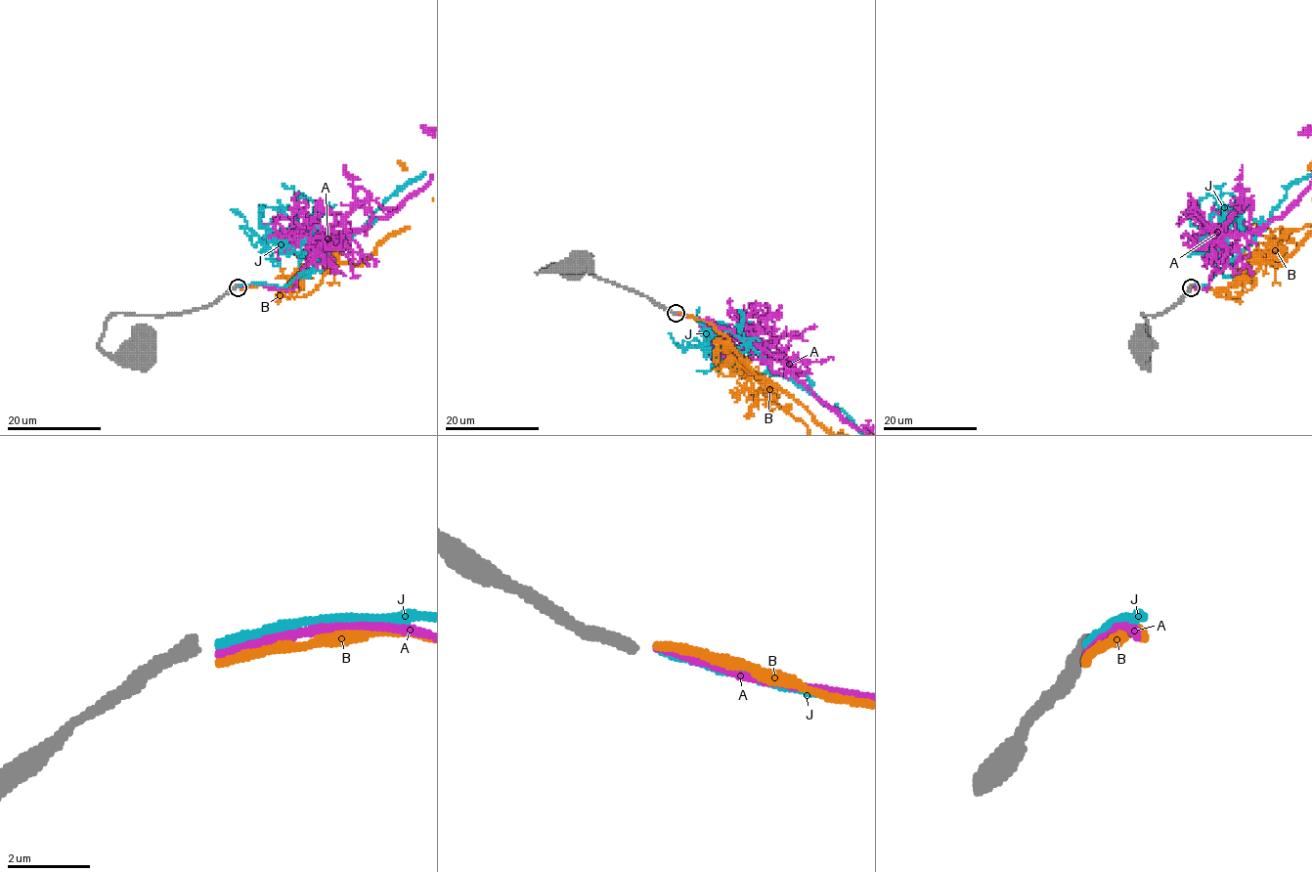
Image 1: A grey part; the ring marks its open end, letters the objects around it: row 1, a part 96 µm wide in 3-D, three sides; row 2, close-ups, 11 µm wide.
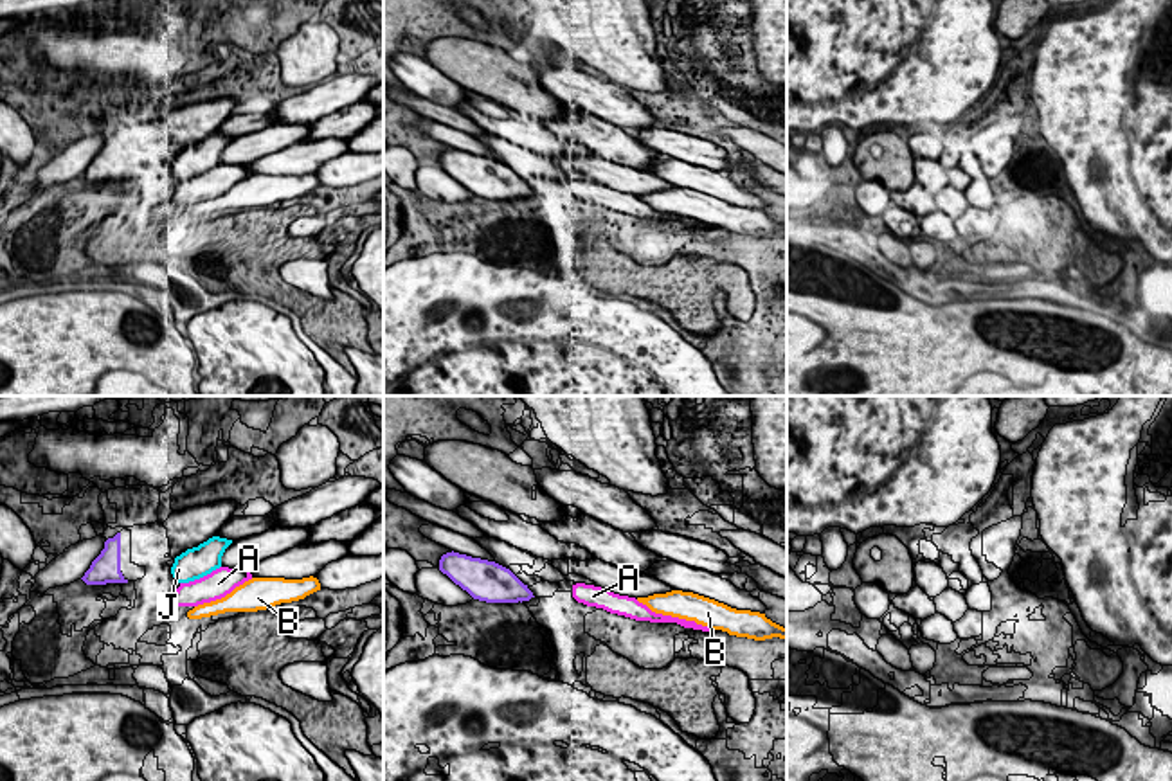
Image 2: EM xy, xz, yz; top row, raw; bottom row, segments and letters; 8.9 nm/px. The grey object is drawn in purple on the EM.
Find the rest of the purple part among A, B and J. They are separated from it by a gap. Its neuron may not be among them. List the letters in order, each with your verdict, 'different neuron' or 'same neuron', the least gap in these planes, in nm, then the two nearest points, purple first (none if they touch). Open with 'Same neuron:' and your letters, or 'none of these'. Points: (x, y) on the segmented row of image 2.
Same neuron: none of these
A: different neuron; 360 nm apart; from purple across xz (533, 596), (573, 596)
B: different neuron; 600 nm apart; from purple across xy (126, 582), (188, 612)
J: different neuron; 400 nm apart; from purple across xy (126, 580), (171, 573)

